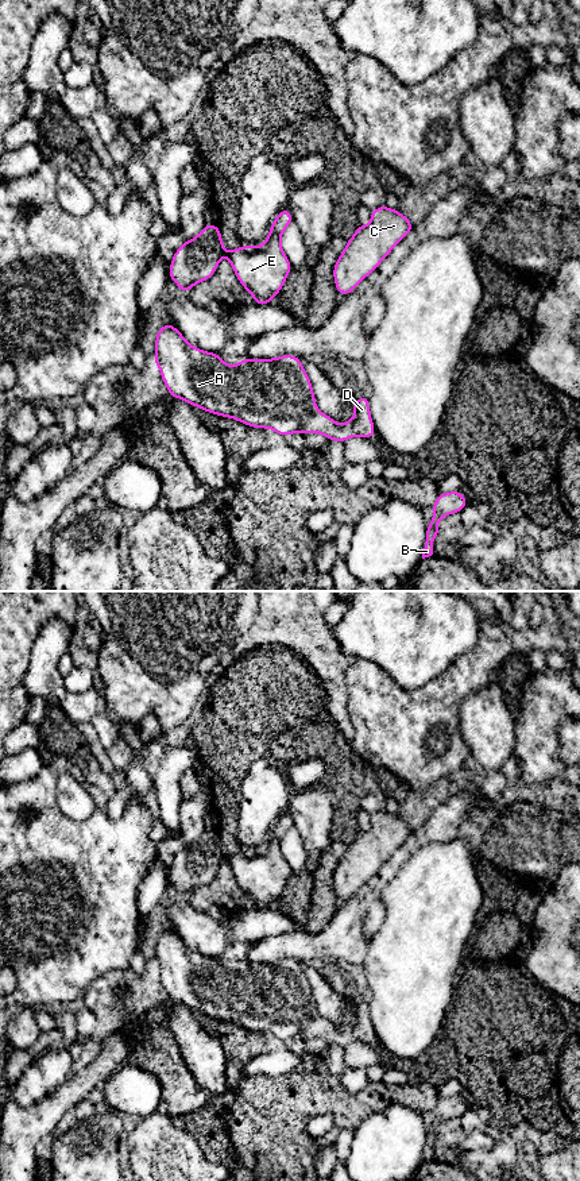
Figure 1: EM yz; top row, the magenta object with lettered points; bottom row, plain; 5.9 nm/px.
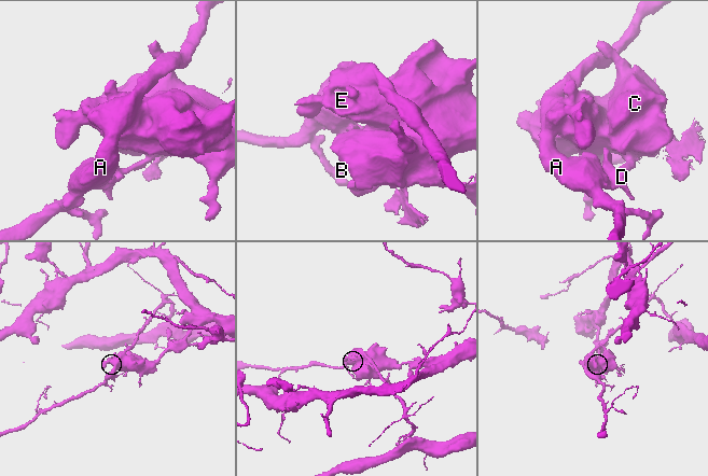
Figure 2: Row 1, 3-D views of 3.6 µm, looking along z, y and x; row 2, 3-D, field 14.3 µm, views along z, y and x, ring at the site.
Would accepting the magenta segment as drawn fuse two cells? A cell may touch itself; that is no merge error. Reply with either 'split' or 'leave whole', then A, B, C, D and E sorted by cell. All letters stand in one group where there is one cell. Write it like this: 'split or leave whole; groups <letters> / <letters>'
split; groups A B / C D E

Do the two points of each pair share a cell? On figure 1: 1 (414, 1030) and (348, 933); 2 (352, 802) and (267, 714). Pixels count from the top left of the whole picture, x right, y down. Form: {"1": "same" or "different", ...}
{"1": "different", "2": "same"}

